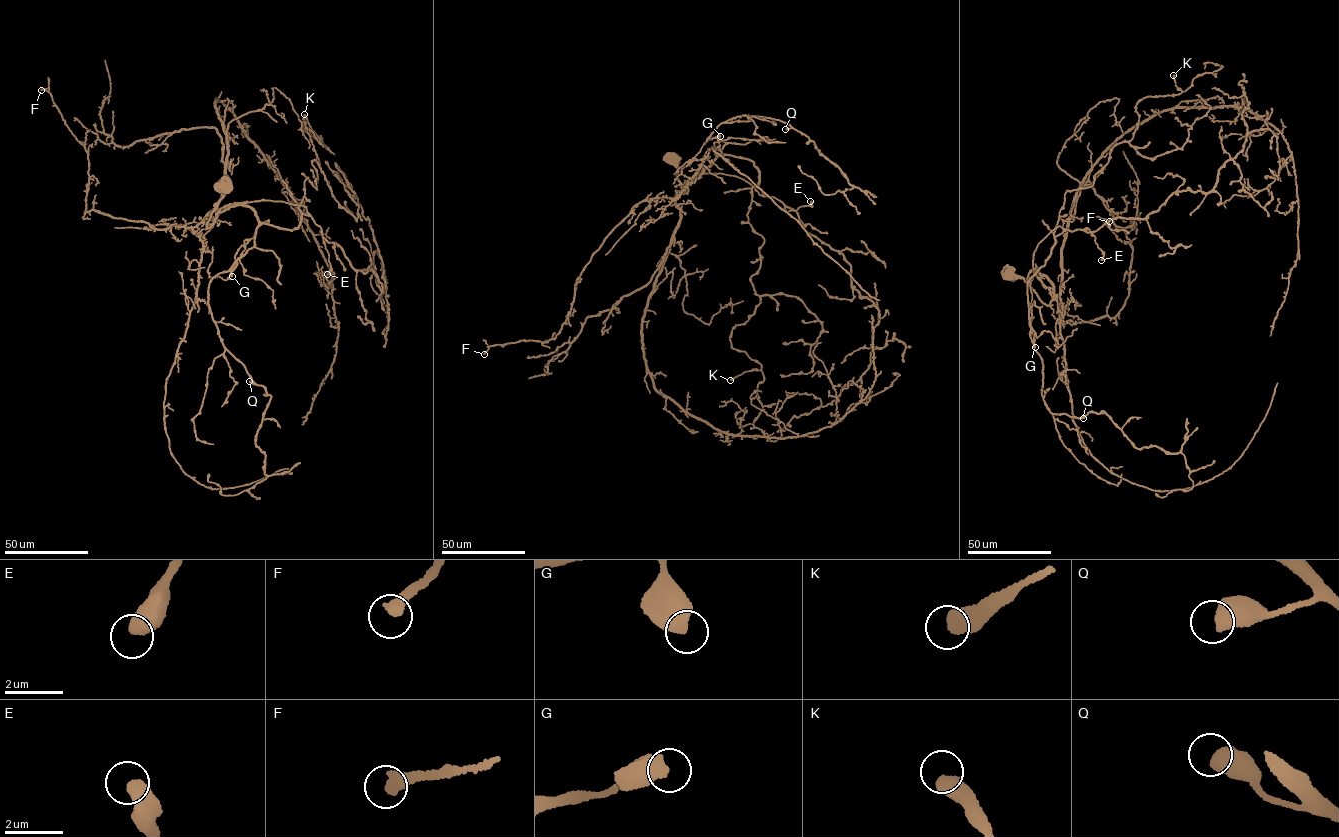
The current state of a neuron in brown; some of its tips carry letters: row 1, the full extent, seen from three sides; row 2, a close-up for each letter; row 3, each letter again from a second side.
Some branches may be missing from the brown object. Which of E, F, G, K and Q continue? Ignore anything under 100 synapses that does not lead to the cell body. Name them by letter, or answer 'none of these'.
none of these

